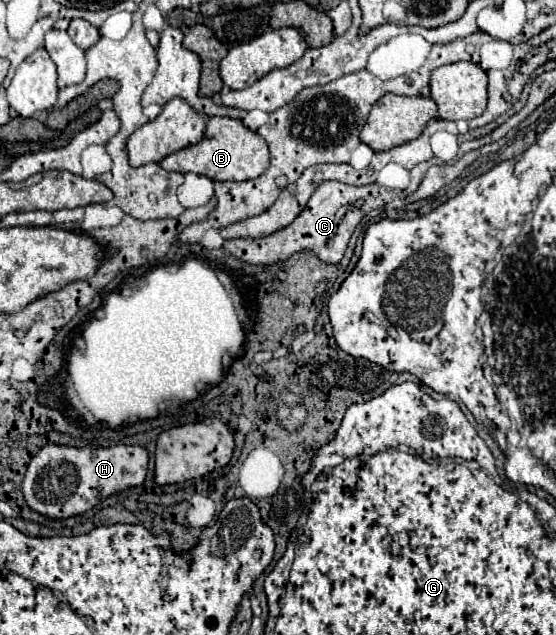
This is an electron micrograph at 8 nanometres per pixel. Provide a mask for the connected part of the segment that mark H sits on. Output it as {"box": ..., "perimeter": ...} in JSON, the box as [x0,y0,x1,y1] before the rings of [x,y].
{"box":[22,445,148,519],"perimeter":[[[46,445],[32,457],[24,475],[22,491],[26,505],[50,519],[68,519],[82,515],[98,505],[98,501],[122,493],[128,487],[142,485],[148,471],[148,451],[136,445],[112,445],[104,449],[76,449]]]}

